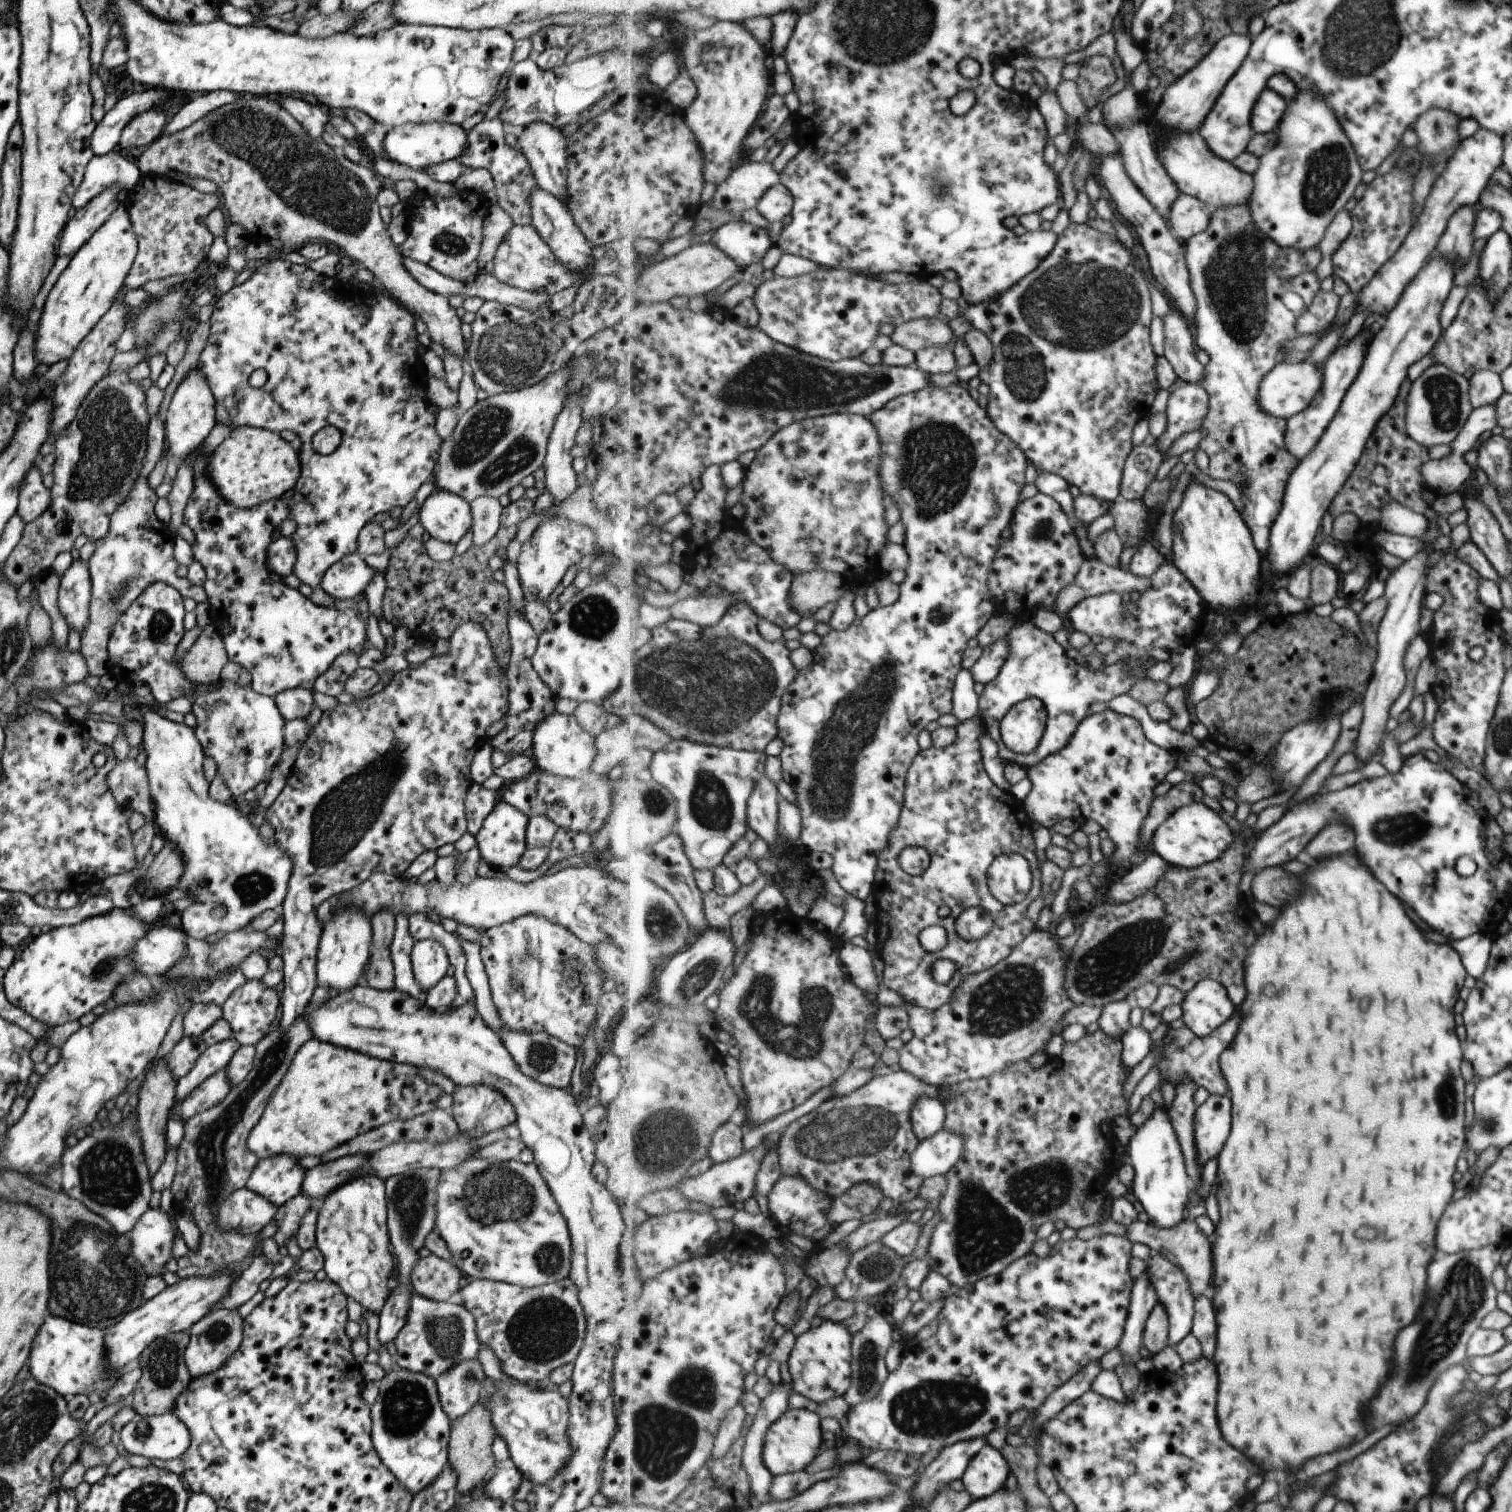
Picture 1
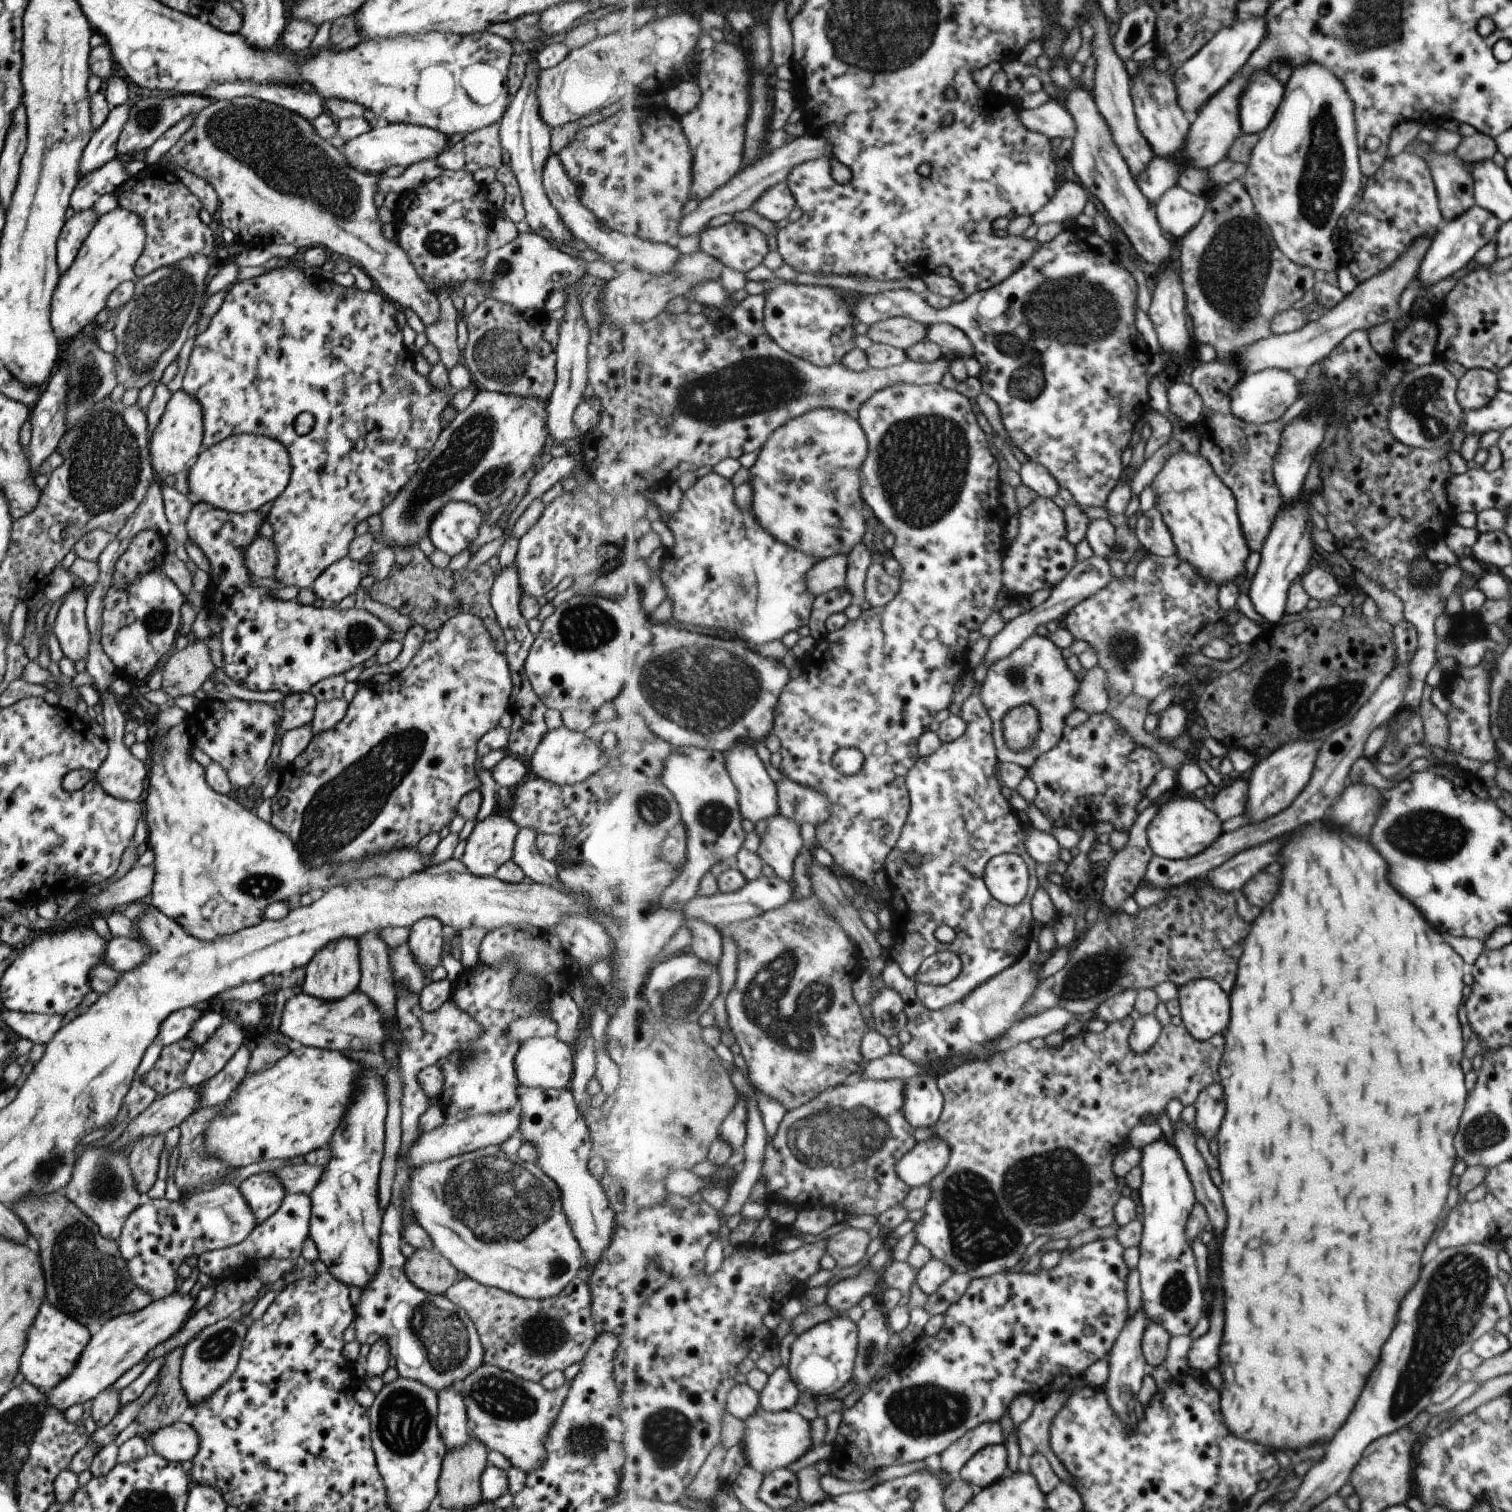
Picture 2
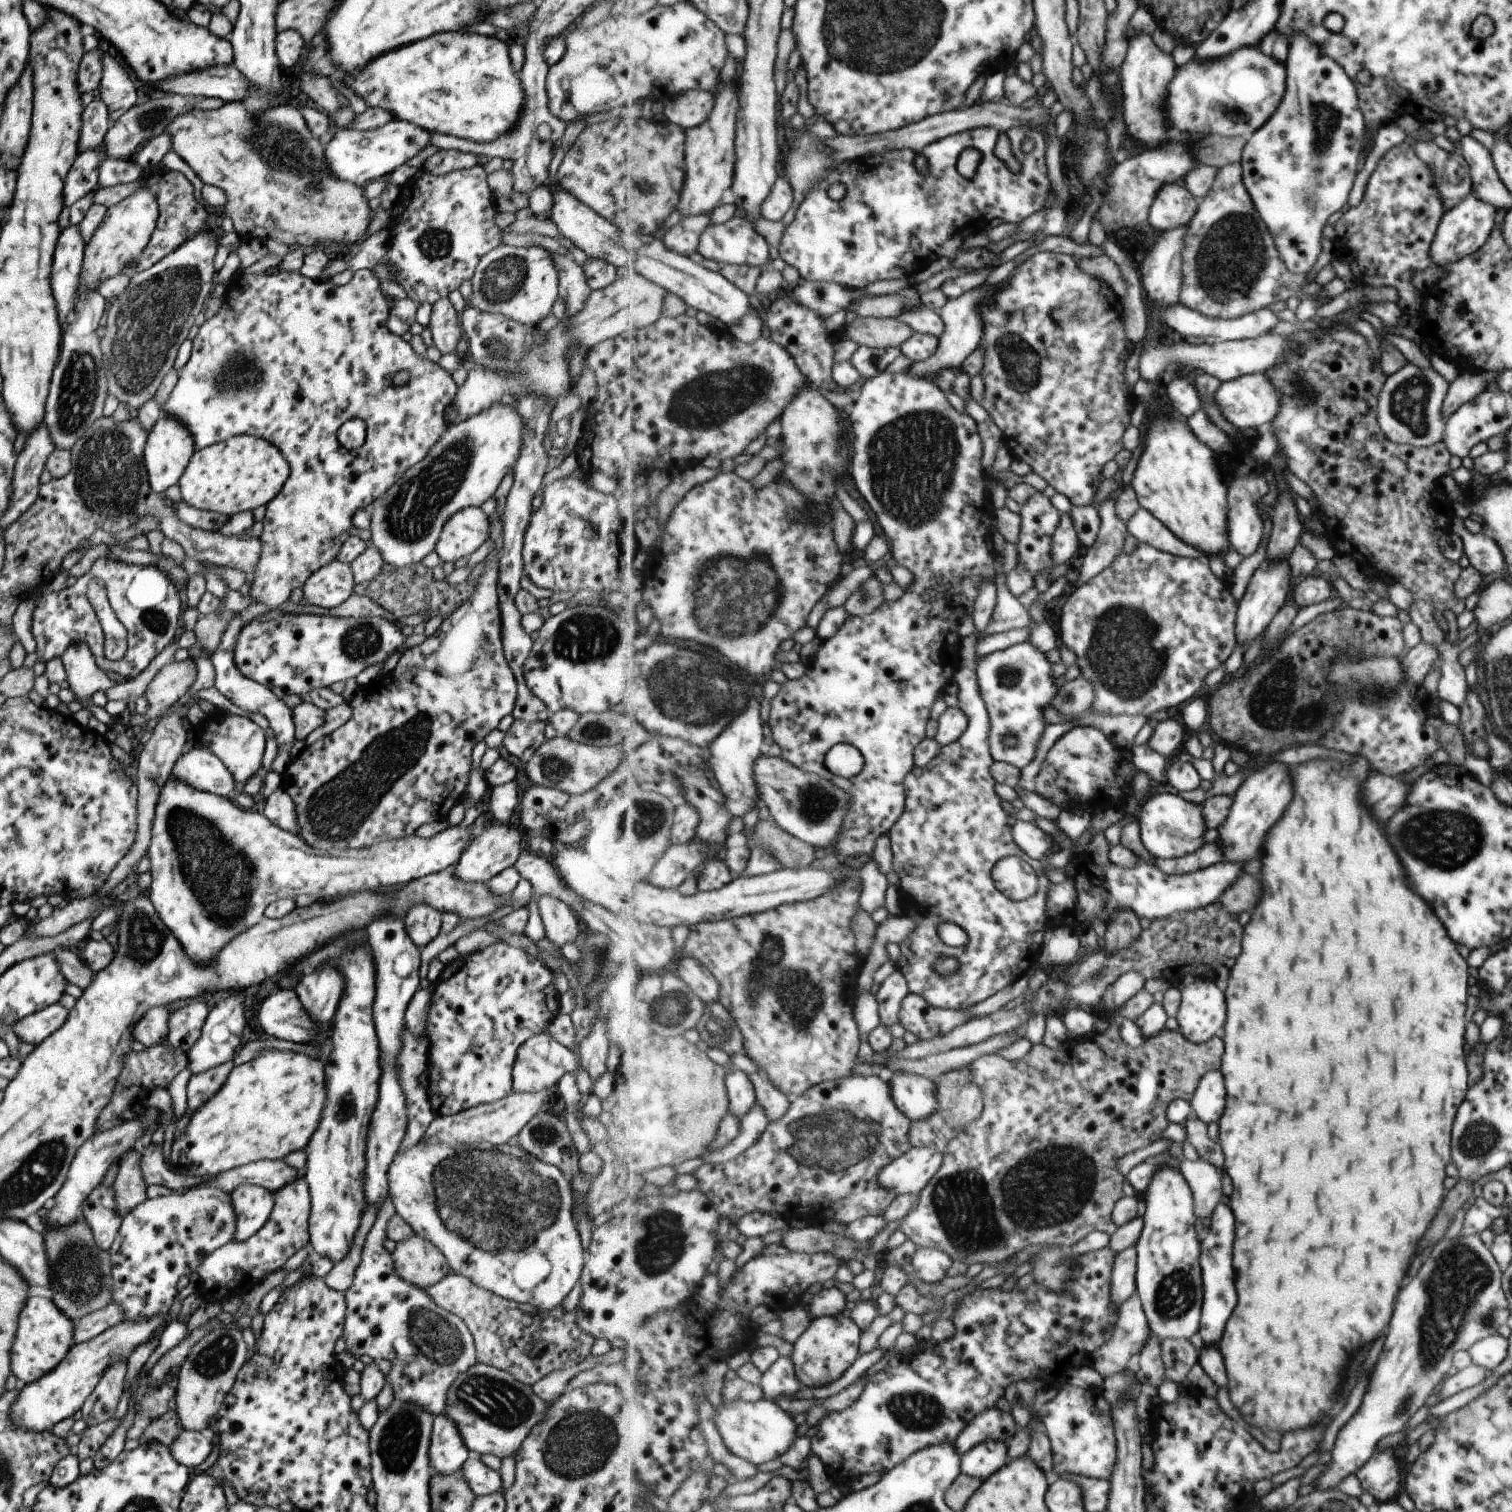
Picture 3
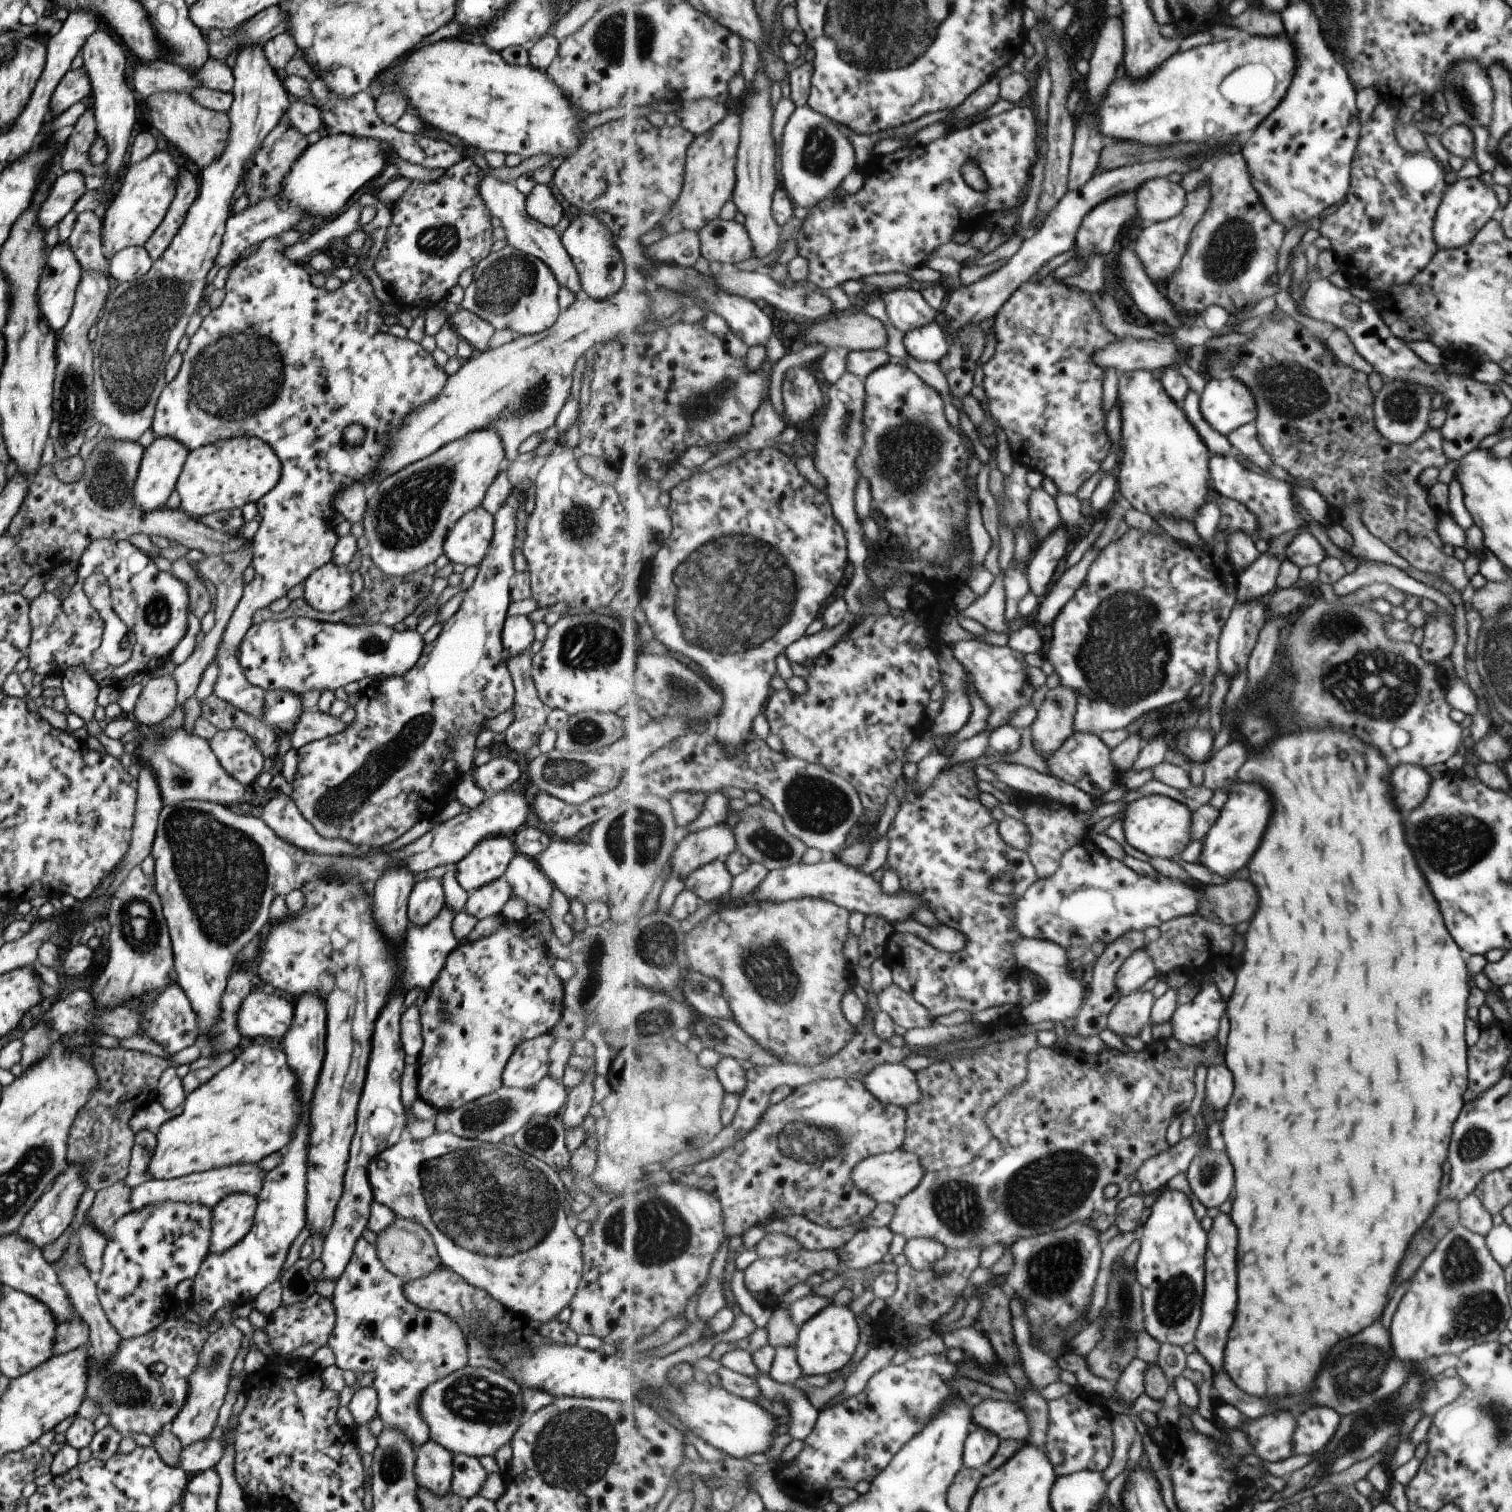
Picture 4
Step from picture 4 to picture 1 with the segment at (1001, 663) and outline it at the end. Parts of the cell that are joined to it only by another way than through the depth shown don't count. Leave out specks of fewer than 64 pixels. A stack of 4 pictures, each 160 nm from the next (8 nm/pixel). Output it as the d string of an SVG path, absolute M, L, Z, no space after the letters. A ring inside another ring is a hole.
M1017 622L1012 628L1010 633L1010 653L999 673L999 676L993 682L987 683L984 686L983 692L980 696L980 714L981 722L985 732L989 734L993 740L999 745L1000 756L1006 763L1016 763L1028 769L1029 767L1036 766L1039 762L1044 761L1045 758L1052 756L1063 750L1065 746L1069 745L1073 734L1077 733L1080 729L1081 722L1084 722L1091 714L1091 707L1093 702L1103 701L1109 704L1115 698L1121 697L1131 691L1131 688L1138 682L1136 676L1125 670L1125 664L1119 661L1113 666L1108 666L1107 670L1095 671L1086 666L1080 666L1073 660L1067 658L1067 652L1059 642L1055 642L1055 636L1050 633L1039 630L1032 622ZM1028 698L1039 698L1045 704L1048 713L1048 724L1045 730L1045 735L1039 744L1039 748L1034 750L1029 755L1019 754L1013 752L1005 743L1001 732L1001 721L1009 711L1020 702Z

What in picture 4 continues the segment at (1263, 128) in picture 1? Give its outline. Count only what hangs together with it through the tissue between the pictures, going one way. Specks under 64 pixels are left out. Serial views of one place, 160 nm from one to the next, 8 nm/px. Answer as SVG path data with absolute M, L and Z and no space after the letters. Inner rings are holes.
M1232 30L1230 34L1223 38L1223 40L1213 40L1207 45L1193 47L1187 51L1178 52L1172 56L1168 61L1164 62L1163 68L1158 70L1145 82L1145 80L1137 80L1131 82L1127 76L1123 80L1117 79L1110 86L1108 96L1100 107L1094 113L1094 117L1098 118L1098 125L1100 131L1106 136L1109 142L1115 141L1135 141L1145 143L1146 145L1176 145L1180 142L1192 143L1207 143L1215 142L1217 138L1223 136L1237 136L1238 139L1249 135L1254 131L1288 96L1289 83L1293 76L1293 71L1296 63L1296 50L1293 42L1289 40L1288 36L1279 37L1260 37L1249 34L1246 30Z

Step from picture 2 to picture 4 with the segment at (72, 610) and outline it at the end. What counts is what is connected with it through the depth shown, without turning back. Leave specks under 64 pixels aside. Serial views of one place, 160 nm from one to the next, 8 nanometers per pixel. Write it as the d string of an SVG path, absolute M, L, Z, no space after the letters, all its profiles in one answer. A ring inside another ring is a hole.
M73 665L63 671L60 677L60 688L66 707L71 713L77 714L84 724L93 720L99 686L83 665Z

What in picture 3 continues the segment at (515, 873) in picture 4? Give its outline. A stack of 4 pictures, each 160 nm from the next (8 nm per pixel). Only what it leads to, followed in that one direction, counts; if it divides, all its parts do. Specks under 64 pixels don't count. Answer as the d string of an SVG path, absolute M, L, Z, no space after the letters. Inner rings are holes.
M540 896L537 908L543 925L544 938L557 948L573 943L577 934L584 930L578 916L556 898Z

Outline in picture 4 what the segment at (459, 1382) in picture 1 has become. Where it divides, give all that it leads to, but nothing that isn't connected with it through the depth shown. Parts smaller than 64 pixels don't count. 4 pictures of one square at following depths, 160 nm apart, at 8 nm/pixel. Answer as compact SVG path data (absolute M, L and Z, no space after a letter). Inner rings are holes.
M429 1438L414 1454L414 1479L419 1487L427 1487L433 1494L449 1492L452 1477L452 1452Z

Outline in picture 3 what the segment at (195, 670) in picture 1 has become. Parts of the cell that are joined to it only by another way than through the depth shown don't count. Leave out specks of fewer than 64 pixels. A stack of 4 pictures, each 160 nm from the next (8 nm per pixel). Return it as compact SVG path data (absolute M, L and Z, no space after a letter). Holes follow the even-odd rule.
M190 657L179 662L172 659L162 666L151 678L144 692L148 704L145 717L152 719L167 710L194 686L194 678L195 663Z

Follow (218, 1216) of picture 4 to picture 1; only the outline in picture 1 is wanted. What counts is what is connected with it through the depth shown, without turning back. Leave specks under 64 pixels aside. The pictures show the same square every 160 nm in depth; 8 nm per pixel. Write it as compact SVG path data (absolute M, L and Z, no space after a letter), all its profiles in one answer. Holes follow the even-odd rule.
M275 1154L259 1161L253 1168L244 1188L265 1198L273 1206L284 1206L301 1193L304 1169L297 1159L287 1154Z

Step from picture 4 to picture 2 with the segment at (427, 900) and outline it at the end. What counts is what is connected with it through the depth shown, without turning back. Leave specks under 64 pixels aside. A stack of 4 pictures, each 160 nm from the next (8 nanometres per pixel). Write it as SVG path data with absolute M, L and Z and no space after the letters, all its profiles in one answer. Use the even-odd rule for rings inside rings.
M421 917L410 926L406 944L425 975L441 962L441 927L439 920L433 917Z

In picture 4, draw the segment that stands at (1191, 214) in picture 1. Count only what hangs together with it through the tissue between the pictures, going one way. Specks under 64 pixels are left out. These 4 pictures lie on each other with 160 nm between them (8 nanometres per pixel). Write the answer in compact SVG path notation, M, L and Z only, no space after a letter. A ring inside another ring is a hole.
M1167 177L1146 180L1138 190L1138 207L1144 224L1157 224L1178 217L1186 207L1188 191Z

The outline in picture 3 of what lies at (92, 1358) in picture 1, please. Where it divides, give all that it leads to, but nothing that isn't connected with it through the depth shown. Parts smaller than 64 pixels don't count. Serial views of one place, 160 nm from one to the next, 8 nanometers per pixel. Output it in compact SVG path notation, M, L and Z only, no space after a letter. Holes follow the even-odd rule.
M30 1296L26 1298L21 1312L19 1313L19 1320L15 1331L15 1338L13 1346L10 1350L10 1372L13 1374L19 1385L32 1383L39 1377L47 1374L60 1360L67 1354L73 1342L74 1326L71 1319L68 1319L47 1297Z

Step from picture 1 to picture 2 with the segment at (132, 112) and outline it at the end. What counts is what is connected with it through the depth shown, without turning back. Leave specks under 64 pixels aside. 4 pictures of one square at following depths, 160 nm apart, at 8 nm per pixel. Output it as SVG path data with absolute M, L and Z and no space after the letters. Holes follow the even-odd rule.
M131 100L110 109L107 118L91 134L89 142L83 147L79 161L78 178L98 169L116 154L115 143L128 117Z

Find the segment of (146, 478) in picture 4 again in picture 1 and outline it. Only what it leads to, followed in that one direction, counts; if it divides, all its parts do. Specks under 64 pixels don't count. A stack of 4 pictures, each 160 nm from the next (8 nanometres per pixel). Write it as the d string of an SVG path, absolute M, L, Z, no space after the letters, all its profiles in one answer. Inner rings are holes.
M189 370L187 376L175 388L171 402L167 408L164 421L165 445L164 453L169 454L169 458L180 464L189 456L193 450L202 444L210 430L214 426L214 400L205 384L205 378L197 374L195 370Z

